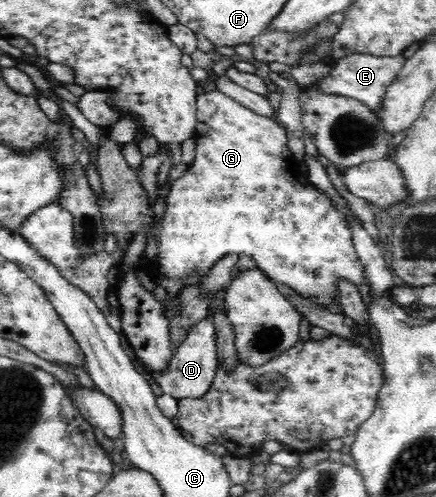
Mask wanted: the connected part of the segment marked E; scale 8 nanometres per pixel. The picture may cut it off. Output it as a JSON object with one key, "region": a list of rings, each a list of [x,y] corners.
{"region":[[[353,52],[351,55],[334,59],[334,66],[331,72],[321,78],[317,85],[321,93],[327,95],[344,95],[357,99],[361,103],[368,105],[373,111],[378,112],[385,92],[397,79],[407,58],[401,55],[393,57],[375,56],[365,54],[365,52]]]}

